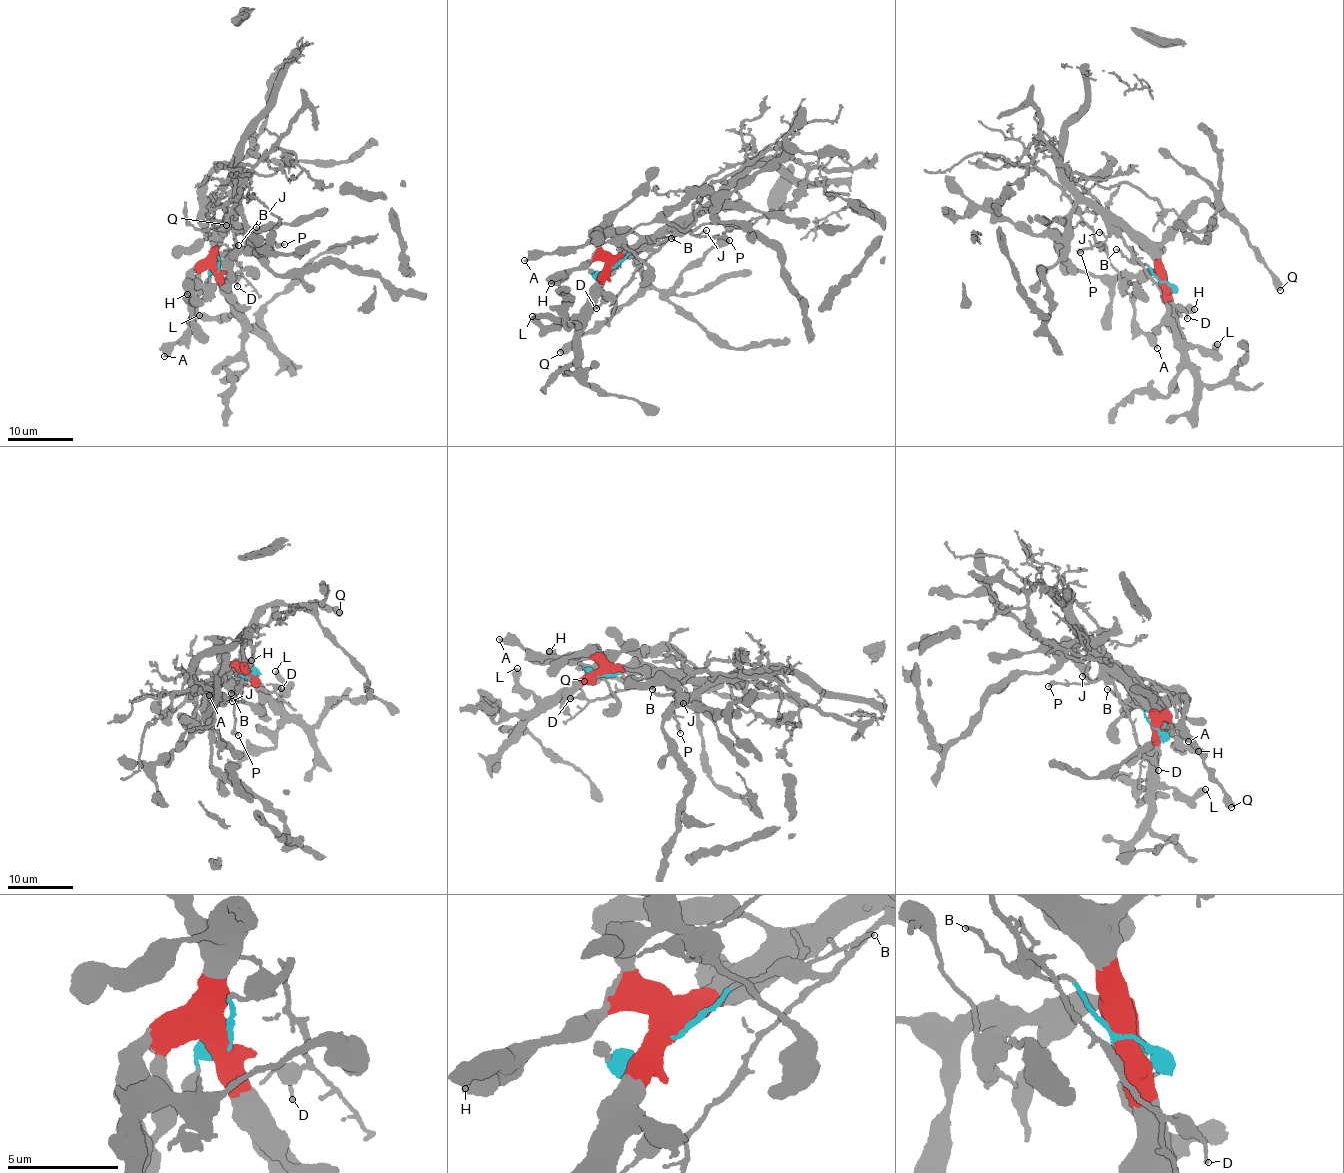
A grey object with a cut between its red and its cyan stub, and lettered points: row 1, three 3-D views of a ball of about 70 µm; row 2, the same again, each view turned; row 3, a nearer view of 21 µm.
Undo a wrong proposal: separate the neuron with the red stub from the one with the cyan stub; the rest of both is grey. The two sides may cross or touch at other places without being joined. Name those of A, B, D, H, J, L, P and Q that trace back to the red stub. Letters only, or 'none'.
A, H, L, Q

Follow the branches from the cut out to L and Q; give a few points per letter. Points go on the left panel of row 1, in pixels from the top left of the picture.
L: (217, 266), (219, 285), (234, 311), (219, 315), (199, 315)
Q: (217, 266), (213, 235), (204, 214), (204, 192), (211, 175), (230, 164), (232, 189), (227, 225)

